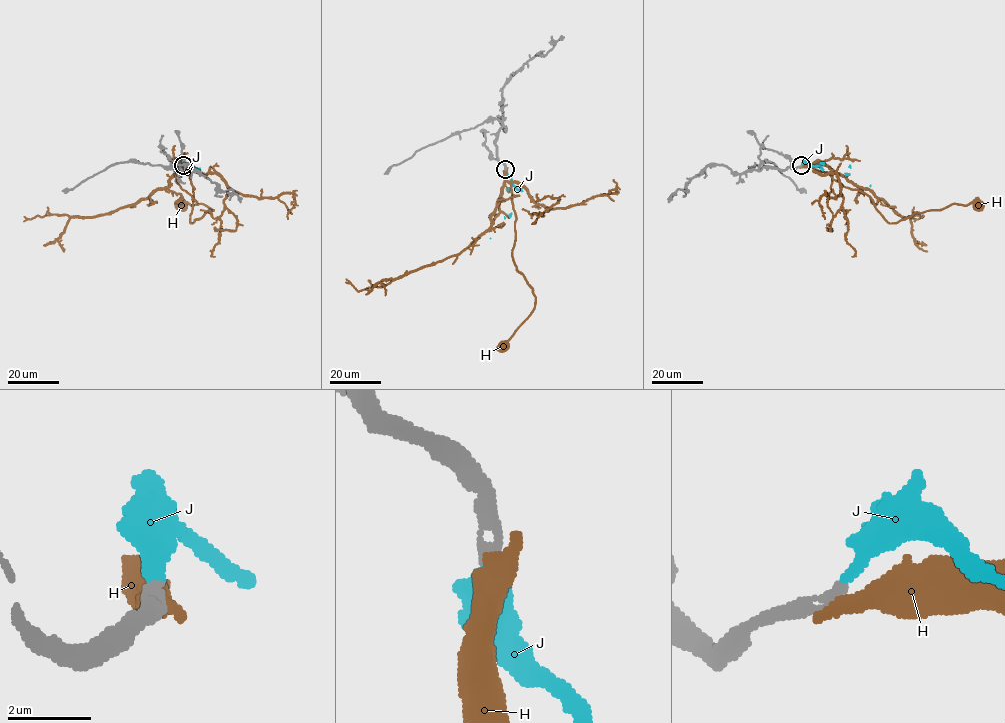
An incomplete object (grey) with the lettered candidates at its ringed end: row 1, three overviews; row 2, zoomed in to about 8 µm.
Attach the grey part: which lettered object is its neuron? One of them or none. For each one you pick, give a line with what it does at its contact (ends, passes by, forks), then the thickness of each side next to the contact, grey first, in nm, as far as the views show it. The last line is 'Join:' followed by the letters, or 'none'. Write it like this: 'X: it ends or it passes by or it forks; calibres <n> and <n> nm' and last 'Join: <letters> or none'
J: it ends; calibres 300 and 360 nm
Join: J

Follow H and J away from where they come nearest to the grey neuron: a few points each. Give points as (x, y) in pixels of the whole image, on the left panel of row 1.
H: (183, 166), (189, 172), (193, 187), (190, 223), (213, 210), (202, 204), (181, 205)
J: (183, 165), (185, 162), (190, 166), (182, 166), (168, 186)

